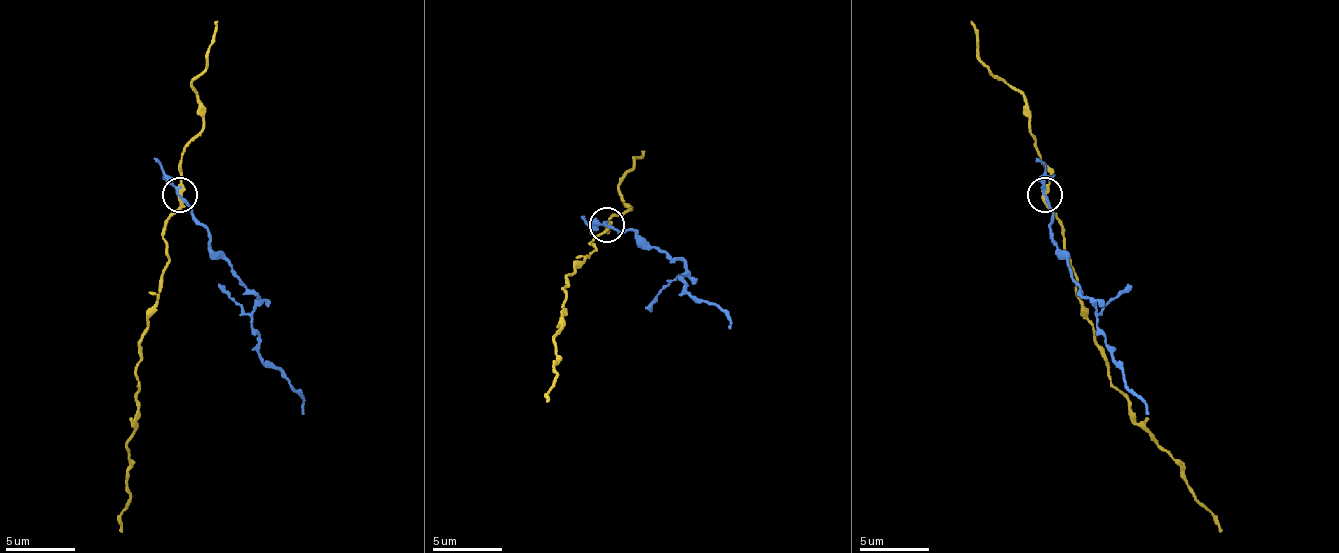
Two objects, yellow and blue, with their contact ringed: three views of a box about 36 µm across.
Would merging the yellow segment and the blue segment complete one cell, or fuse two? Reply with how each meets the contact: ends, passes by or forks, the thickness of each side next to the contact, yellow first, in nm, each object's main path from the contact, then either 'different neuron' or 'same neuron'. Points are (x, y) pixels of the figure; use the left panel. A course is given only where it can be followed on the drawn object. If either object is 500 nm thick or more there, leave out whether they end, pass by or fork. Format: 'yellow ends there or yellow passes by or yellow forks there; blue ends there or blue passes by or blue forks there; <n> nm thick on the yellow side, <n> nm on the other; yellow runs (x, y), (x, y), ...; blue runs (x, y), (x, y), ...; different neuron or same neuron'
yellow passes by; blue passes by; 340 nm thick on the yellow side, 190 nm on the other; yellow runs (181, 194), (181, 208), (163, 232), (163, 288), (139, 344), (139, 382), (128, 465), (128, 507), (118, 532); blue runs (181, 194), (208, 232), (208, 246), (257, 295), (254, 309), (257, 351), (302, 399), (302, 413); different neuron

